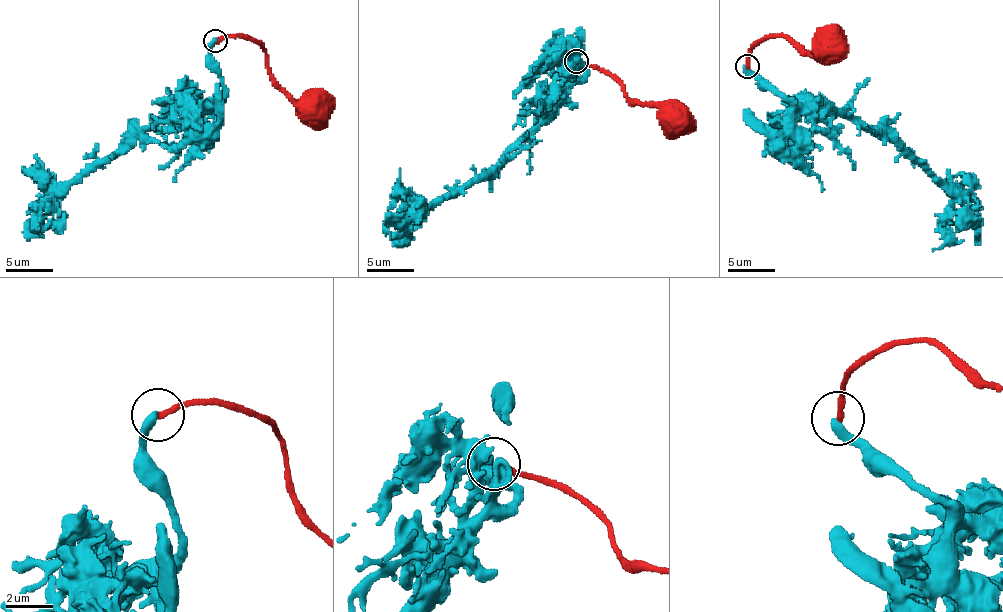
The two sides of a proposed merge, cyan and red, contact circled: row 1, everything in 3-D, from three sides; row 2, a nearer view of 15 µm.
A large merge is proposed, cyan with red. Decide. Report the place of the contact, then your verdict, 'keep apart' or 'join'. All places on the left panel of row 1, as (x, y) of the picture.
(215, 40) | keep apart

